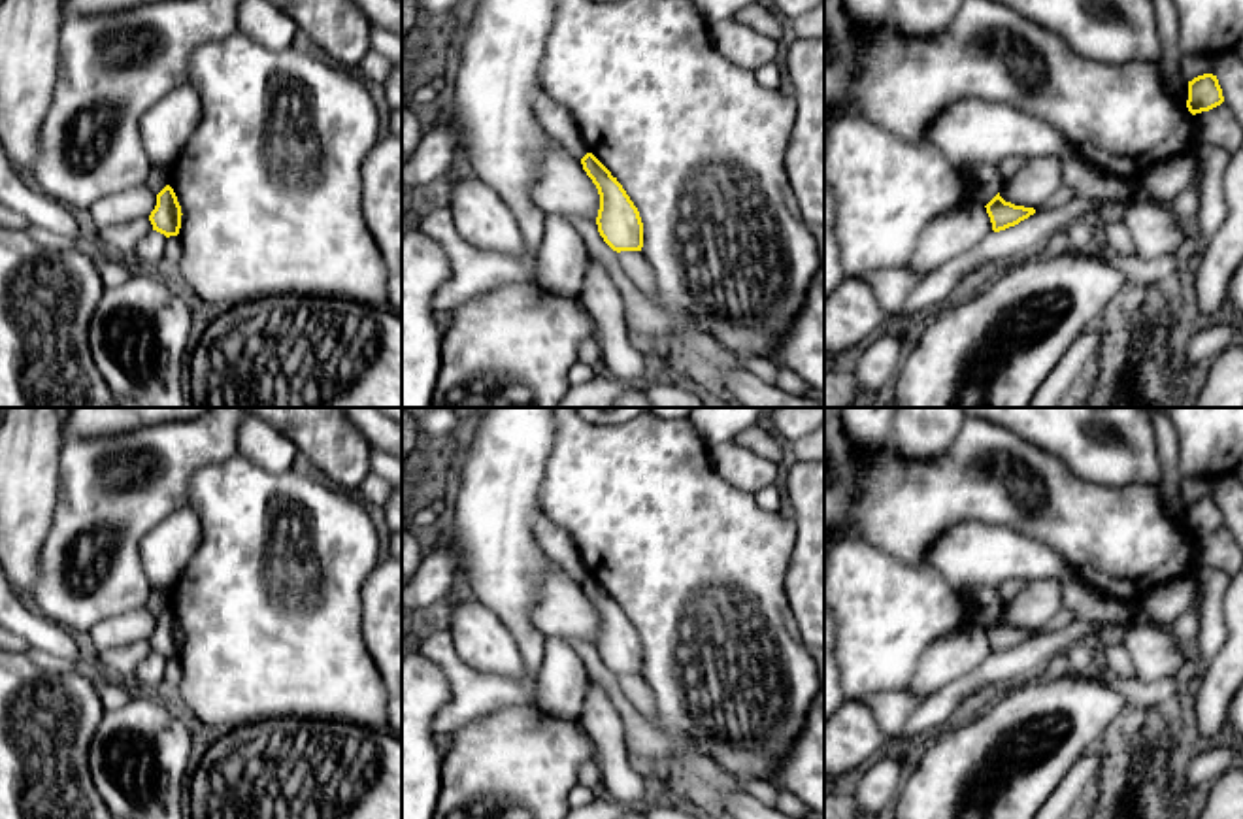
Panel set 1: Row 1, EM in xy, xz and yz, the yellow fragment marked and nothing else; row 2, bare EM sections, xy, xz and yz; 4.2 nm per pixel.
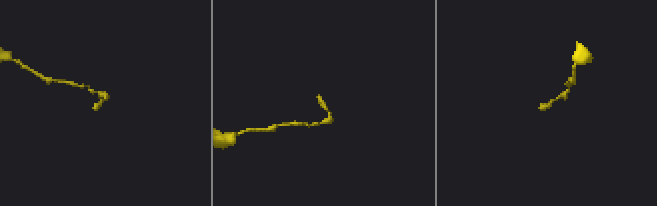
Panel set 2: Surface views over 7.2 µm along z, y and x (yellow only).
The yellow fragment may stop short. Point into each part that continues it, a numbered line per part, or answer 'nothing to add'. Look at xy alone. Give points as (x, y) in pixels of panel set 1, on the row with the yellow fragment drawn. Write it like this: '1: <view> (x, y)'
nothing to add

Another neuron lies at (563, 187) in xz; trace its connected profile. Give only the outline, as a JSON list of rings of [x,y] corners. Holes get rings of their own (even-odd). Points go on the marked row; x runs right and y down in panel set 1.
[[[549,136],[539,160],[532,200],[545,215],[575,215],[596,223],[600,194],[592,179],[560,142]]]

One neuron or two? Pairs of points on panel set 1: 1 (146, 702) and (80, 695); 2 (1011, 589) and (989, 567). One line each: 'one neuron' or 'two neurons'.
1: two neurons
2: two neurons

